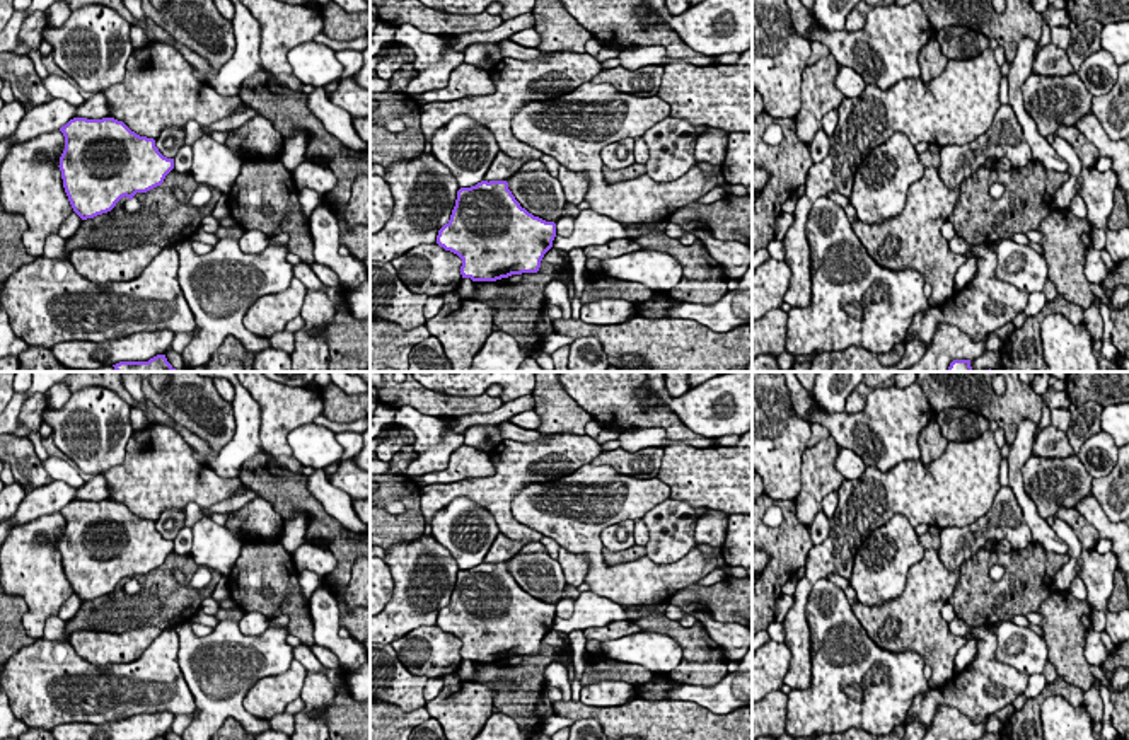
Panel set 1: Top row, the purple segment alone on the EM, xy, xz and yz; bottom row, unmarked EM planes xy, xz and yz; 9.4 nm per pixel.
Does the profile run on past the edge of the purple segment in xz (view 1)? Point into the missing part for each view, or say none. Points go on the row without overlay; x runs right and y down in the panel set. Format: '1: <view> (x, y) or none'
1: none

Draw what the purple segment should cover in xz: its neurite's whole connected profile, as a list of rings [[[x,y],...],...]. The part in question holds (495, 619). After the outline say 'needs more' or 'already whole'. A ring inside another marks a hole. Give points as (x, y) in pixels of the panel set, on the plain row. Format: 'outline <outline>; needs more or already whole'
outline [[[481,563],[457,573],[437,626],[462,641],[462,660],[496,663],[537,655],[554,619],[556,605],[522,590],[507,563]]]; already whole

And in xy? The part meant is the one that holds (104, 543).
outline [[[73,500],[60,513],[65,532],[58,549],[68,583],[82,602],[111,593],[124,578],[133,581],[136,575],[160,568],[174,551],[174,541],[164,539],[153,520],[136,517],[114,500]]]; already whole

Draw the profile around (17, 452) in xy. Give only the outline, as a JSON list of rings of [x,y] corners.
[[[0,435],[0,460],[10,465],[15,483],[26,493],[53,481],[27,436]]]

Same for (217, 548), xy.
[[[208,515],[193,525],[191,558],[220,576],[229,576],[242,546],[239,534],[225,525],[215,523]]]

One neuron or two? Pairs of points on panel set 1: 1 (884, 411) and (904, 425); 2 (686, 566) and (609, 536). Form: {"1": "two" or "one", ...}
{"1": "one", "2": "two"}

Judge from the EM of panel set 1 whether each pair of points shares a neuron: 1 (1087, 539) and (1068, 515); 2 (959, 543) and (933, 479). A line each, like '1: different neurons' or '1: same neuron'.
1: same neuron
2: different neurons

